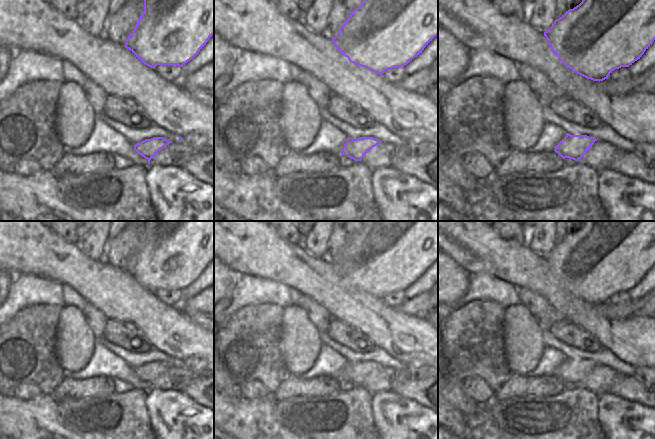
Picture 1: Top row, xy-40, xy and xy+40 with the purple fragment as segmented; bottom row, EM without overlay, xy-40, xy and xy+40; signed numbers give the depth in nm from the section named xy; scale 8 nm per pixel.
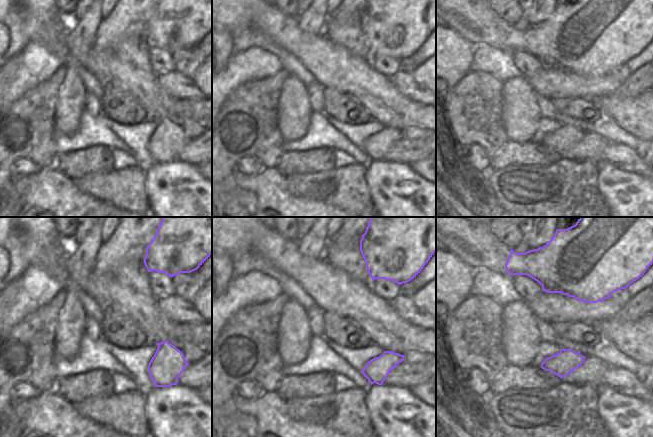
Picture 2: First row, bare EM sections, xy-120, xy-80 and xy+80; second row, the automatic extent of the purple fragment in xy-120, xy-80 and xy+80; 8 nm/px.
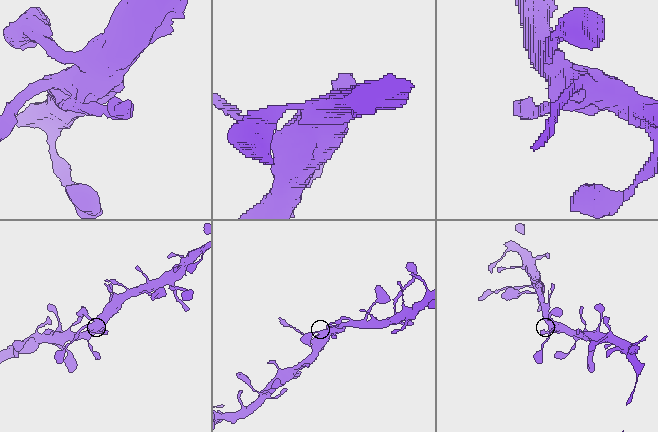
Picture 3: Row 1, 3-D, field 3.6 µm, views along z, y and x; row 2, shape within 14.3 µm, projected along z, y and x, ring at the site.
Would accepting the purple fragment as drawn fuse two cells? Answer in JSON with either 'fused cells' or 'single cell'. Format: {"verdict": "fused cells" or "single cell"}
{"verdict": "single cell"}

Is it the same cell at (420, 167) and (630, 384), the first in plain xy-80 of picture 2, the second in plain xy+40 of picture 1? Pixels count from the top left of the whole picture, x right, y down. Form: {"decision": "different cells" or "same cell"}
{"decision": "same cell"}

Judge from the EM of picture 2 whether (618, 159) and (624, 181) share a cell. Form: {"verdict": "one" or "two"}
{"verdict": "two"}

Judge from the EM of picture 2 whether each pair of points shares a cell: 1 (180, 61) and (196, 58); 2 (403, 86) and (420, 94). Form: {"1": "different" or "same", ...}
{"1": "same", "2": "same"}

